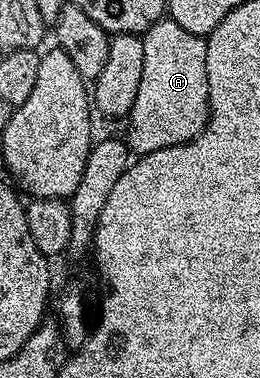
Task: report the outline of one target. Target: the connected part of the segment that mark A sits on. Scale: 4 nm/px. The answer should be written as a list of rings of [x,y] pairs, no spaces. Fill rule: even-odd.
[[[169,18],[156,22],[142,33],[142,38],[145,66],[141,70],[141,87],[126,121],[127,144],[136,157],[195,140],[211,117],[209,78],[205,74],[206,39],[181,30]]]

